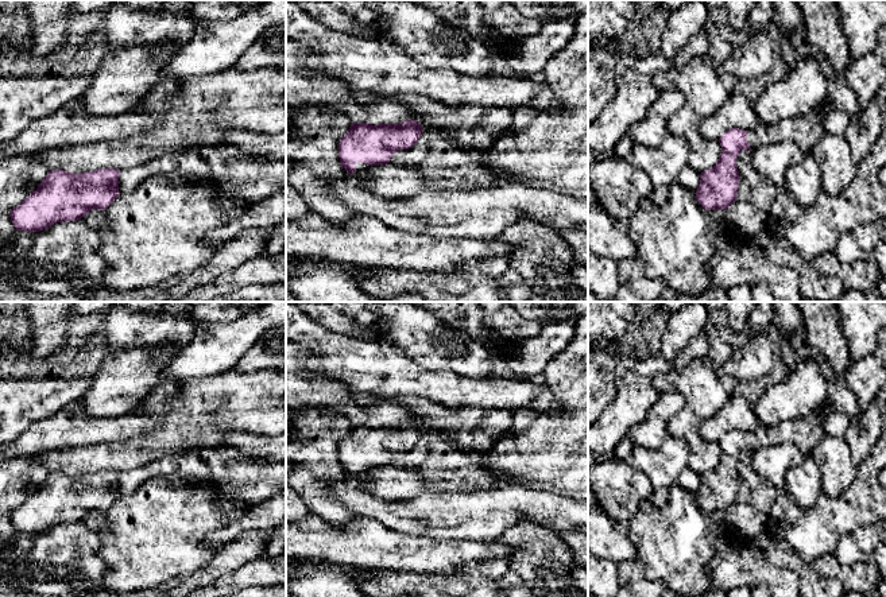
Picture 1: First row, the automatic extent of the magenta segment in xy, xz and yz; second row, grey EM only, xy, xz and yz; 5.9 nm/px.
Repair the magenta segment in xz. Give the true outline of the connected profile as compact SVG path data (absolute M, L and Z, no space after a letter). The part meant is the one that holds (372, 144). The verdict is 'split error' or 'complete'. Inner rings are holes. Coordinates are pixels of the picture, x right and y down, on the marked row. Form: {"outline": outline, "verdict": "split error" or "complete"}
{"outline": "M417 120L401 124L351 124L338 143L341 168L364 179L371 166L390 163L395 152L411 148L422 132Z", "verdict": "split error"}

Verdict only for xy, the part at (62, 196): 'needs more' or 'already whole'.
already whole

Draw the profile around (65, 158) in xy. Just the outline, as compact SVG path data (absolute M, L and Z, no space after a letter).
M232 66L224 71L166 80L140 100L132 115L151 117L156 124L136 136L100 140L43 152L38 156L50 171L80 174L101 168L127 170L146 164L169 151L218 144L227 131L276 135L286 131L286 73L262 67L254 71Z

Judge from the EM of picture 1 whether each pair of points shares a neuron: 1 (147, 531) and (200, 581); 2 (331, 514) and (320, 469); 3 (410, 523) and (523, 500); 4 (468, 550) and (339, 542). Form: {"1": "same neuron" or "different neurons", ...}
{"1": "different neurons", "2": "same neuron", "3": "same neuron", "4": "same neuron"}

